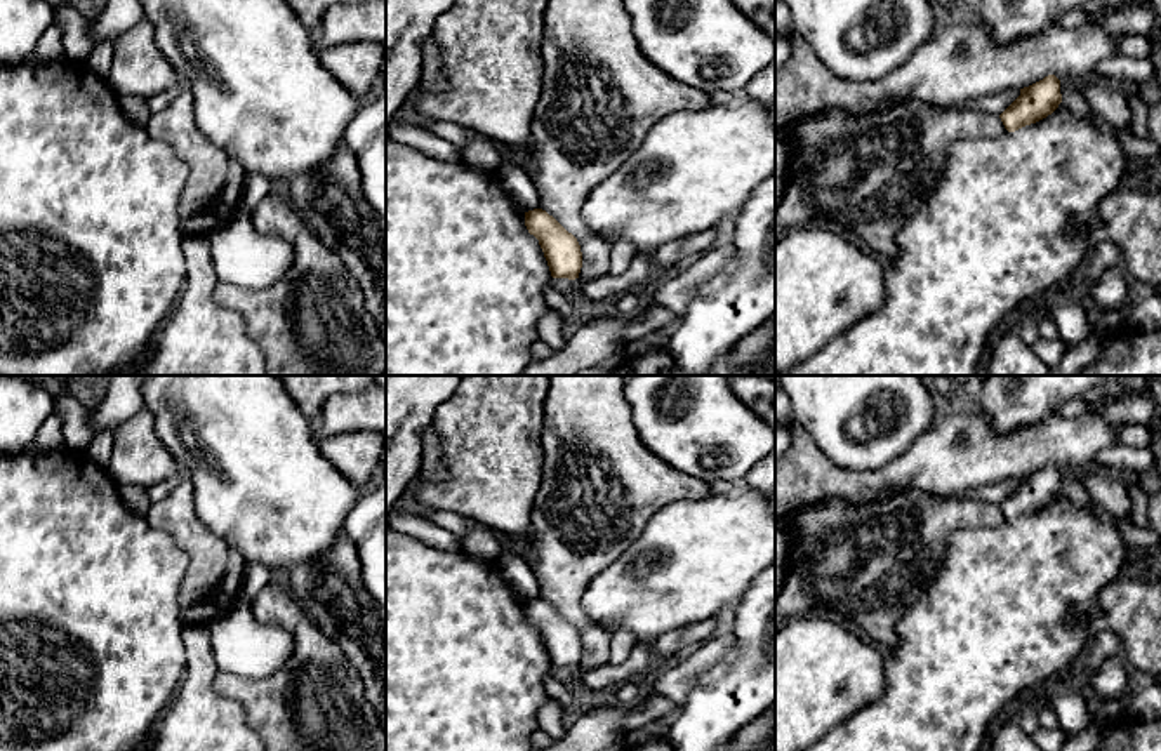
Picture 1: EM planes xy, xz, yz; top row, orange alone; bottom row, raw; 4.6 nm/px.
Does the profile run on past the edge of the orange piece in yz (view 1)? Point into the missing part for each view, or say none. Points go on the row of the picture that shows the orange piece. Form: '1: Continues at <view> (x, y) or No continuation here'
1: No continuation here

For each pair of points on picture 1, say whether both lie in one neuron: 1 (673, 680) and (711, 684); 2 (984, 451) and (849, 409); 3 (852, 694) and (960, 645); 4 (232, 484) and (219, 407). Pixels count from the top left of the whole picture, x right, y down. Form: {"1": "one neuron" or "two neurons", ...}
{"1": "two neurons", "2": "two neurons", "3": "two neurons", "4": "one neuron"}

